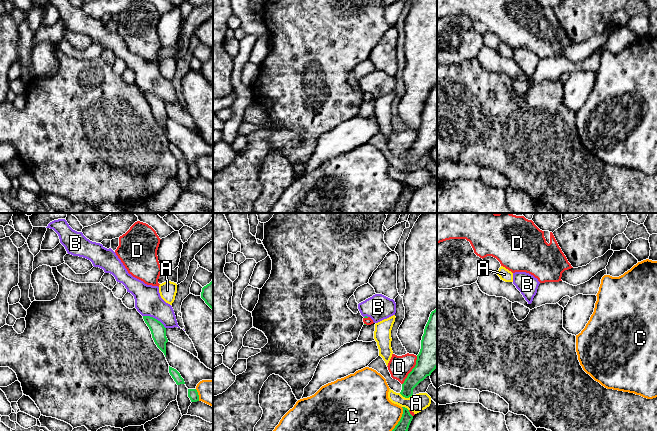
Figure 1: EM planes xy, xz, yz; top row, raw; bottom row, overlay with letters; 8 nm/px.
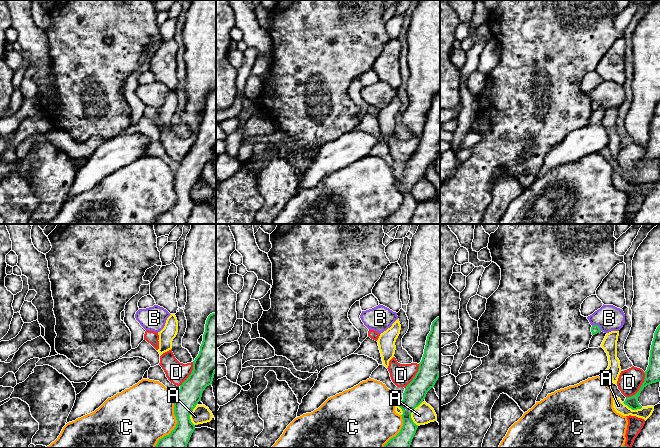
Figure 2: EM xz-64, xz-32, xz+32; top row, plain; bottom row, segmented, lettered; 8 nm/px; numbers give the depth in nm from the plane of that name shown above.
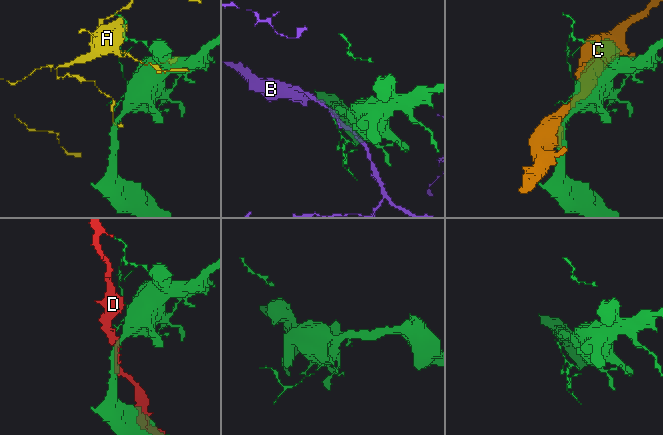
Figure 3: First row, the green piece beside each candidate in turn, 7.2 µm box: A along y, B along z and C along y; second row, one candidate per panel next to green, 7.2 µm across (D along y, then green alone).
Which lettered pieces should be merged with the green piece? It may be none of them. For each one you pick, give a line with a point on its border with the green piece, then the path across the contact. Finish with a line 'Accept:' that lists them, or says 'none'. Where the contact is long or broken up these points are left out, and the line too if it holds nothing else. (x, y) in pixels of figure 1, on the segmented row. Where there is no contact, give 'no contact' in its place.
D: contact xz (412, 370)
Accept: D

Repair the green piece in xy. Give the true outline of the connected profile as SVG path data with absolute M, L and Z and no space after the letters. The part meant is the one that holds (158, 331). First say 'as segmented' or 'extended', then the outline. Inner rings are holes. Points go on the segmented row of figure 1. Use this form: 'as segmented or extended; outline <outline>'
as segmented; outline M143 316L143 319L151 331L155 344L166 357L166 343L168 342L166 337L166 328L160 321L153 317Z

